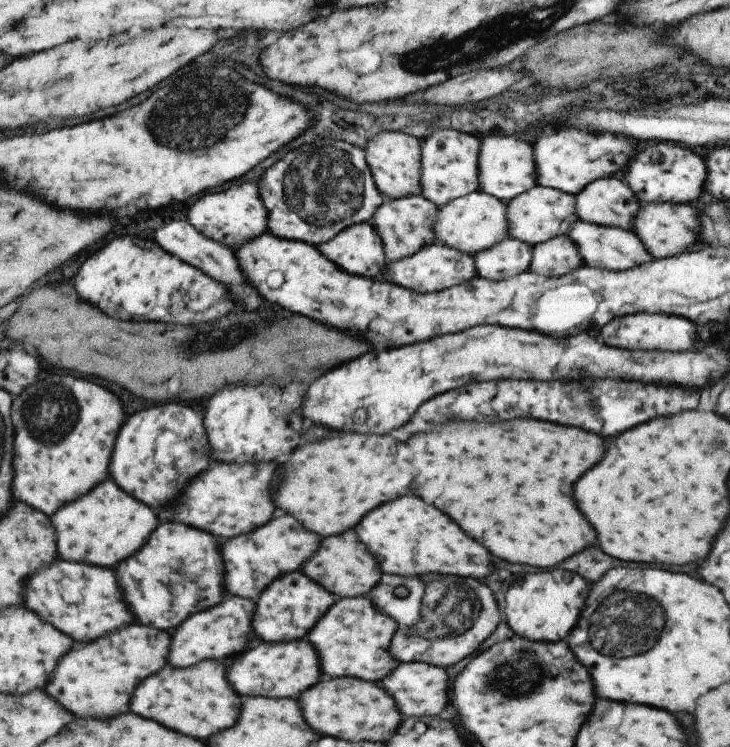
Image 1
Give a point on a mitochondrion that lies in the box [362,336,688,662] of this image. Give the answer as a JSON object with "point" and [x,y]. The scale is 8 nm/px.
{"point":[452,619]}

